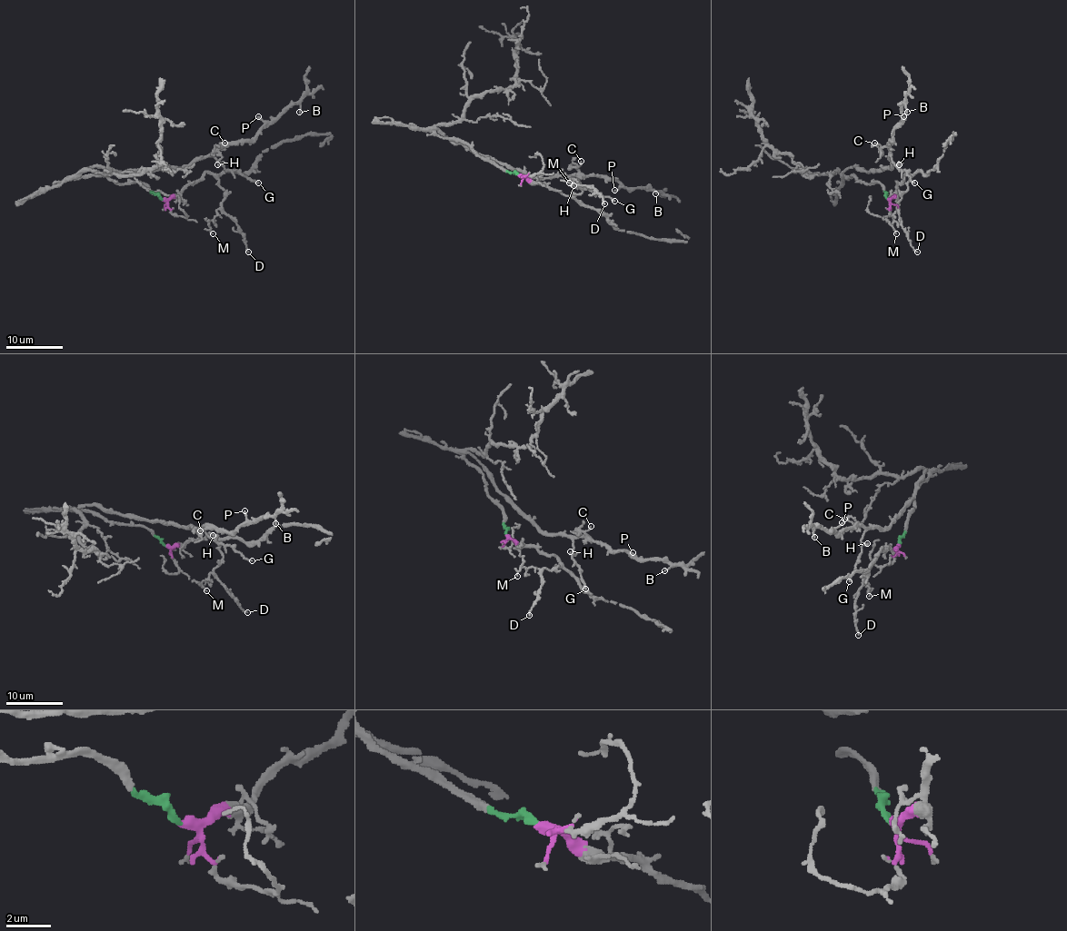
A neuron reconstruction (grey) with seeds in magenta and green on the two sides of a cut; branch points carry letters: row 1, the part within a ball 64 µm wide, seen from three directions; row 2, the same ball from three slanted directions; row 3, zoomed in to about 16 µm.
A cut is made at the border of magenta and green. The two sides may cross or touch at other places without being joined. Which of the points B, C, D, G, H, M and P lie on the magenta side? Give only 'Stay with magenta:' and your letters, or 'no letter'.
Stay with magenta: D, M

